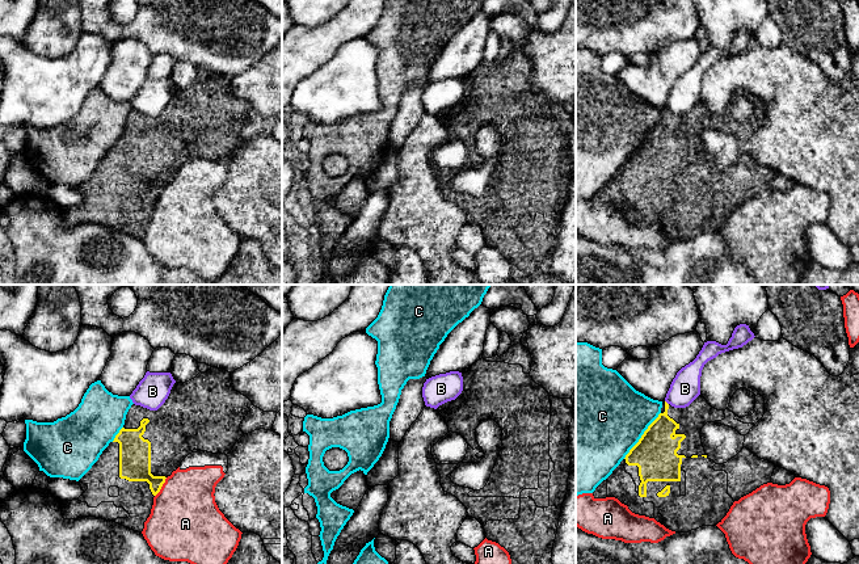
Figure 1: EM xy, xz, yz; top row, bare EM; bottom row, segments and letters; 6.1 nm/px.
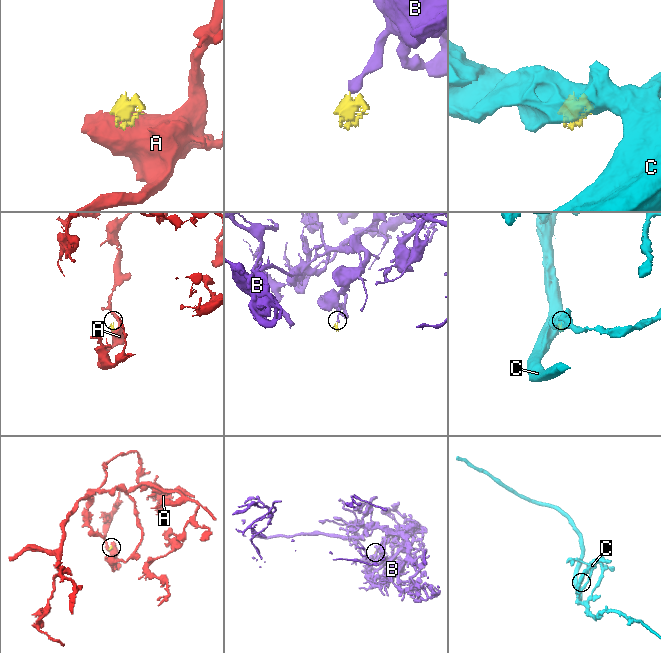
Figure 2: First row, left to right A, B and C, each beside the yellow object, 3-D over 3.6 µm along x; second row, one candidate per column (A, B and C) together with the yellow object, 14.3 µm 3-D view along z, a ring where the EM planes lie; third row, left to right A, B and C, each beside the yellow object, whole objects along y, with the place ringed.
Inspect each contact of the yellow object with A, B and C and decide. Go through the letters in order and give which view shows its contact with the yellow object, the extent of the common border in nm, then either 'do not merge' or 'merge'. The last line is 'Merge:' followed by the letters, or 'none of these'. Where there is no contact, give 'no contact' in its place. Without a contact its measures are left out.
A: meets yellow in xy; contact 140 nm long; do not merge
B: meets yellow in yz; contact 40 nm long; do not merge
C: meets yellow in yz; contact 360 nm long; do not merge
Merge: none of these

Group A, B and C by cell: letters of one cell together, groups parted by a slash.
A / B / C

